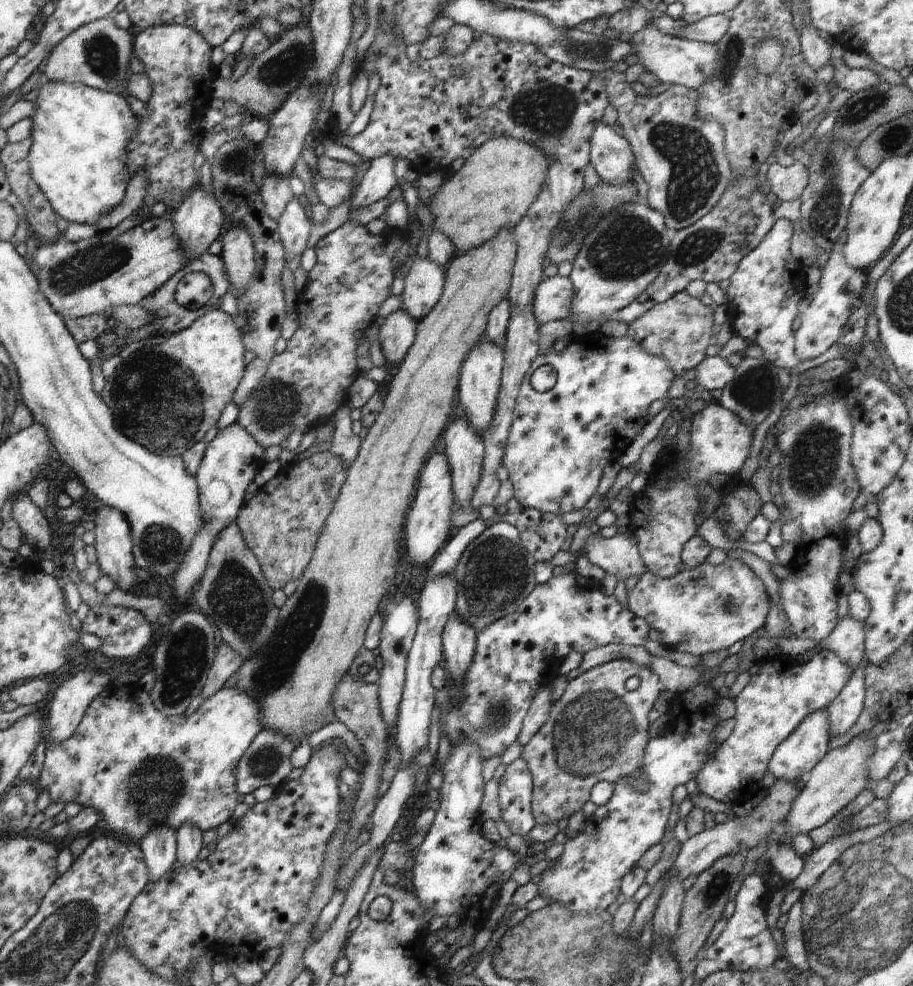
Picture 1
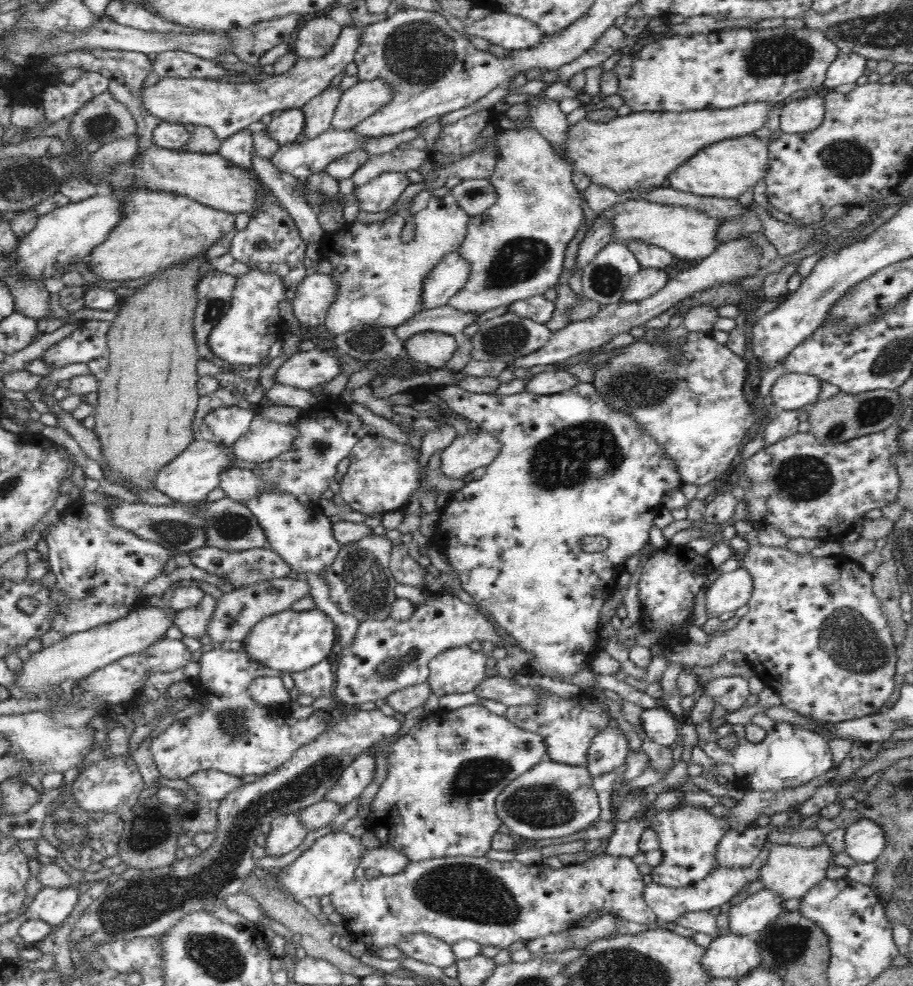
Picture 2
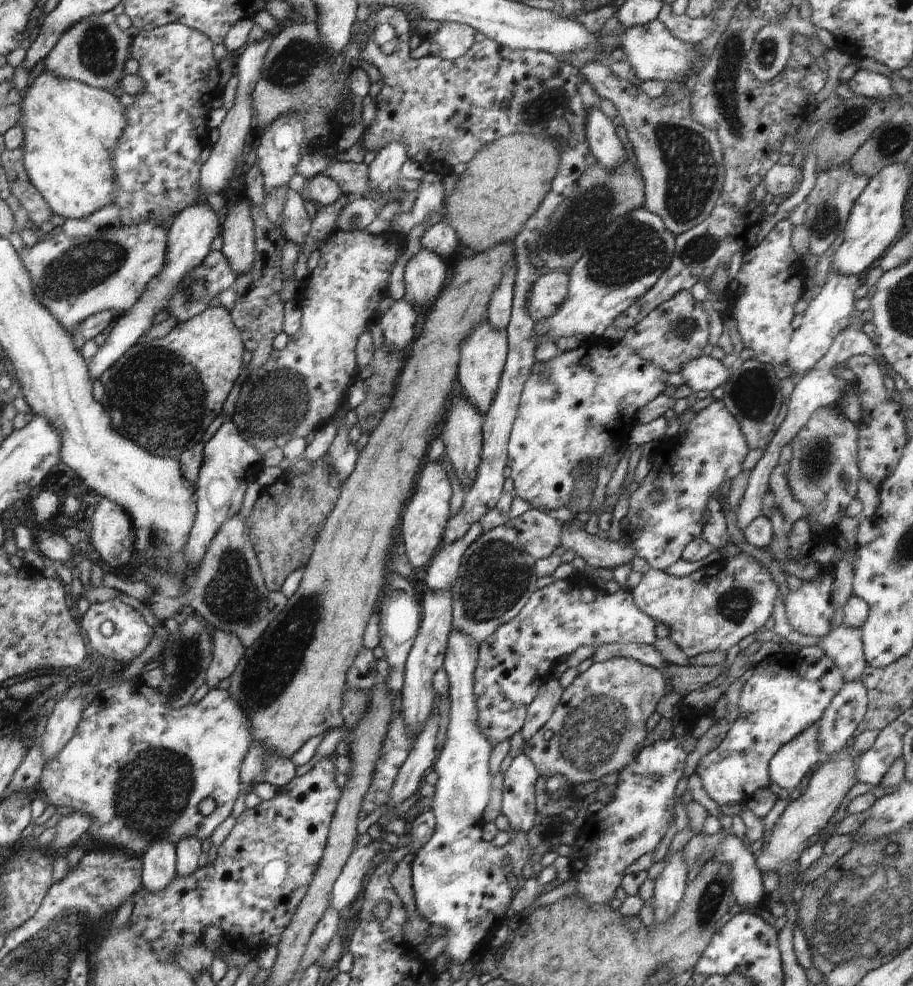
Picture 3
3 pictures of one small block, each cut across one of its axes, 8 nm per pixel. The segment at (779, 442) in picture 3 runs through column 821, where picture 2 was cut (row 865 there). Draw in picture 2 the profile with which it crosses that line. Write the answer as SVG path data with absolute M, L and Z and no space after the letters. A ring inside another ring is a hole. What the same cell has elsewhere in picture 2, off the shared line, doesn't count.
M379 846L366 851L360 858L358 866L365 869L374 868L374 870L380 870L382 875L390 876L402 872L408 864L410 864L410 859L398 849Z

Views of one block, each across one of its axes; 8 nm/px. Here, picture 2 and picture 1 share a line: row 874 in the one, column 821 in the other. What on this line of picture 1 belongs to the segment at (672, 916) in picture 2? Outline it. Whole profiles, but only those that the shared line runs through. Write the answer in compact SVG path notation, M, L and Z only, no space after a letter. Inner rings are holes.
M826 708L815 710L804 717L800 726L774 751L767 770L774 774L776 779L796 782L816 766L816 763L830 750L829 720L824 712Z

